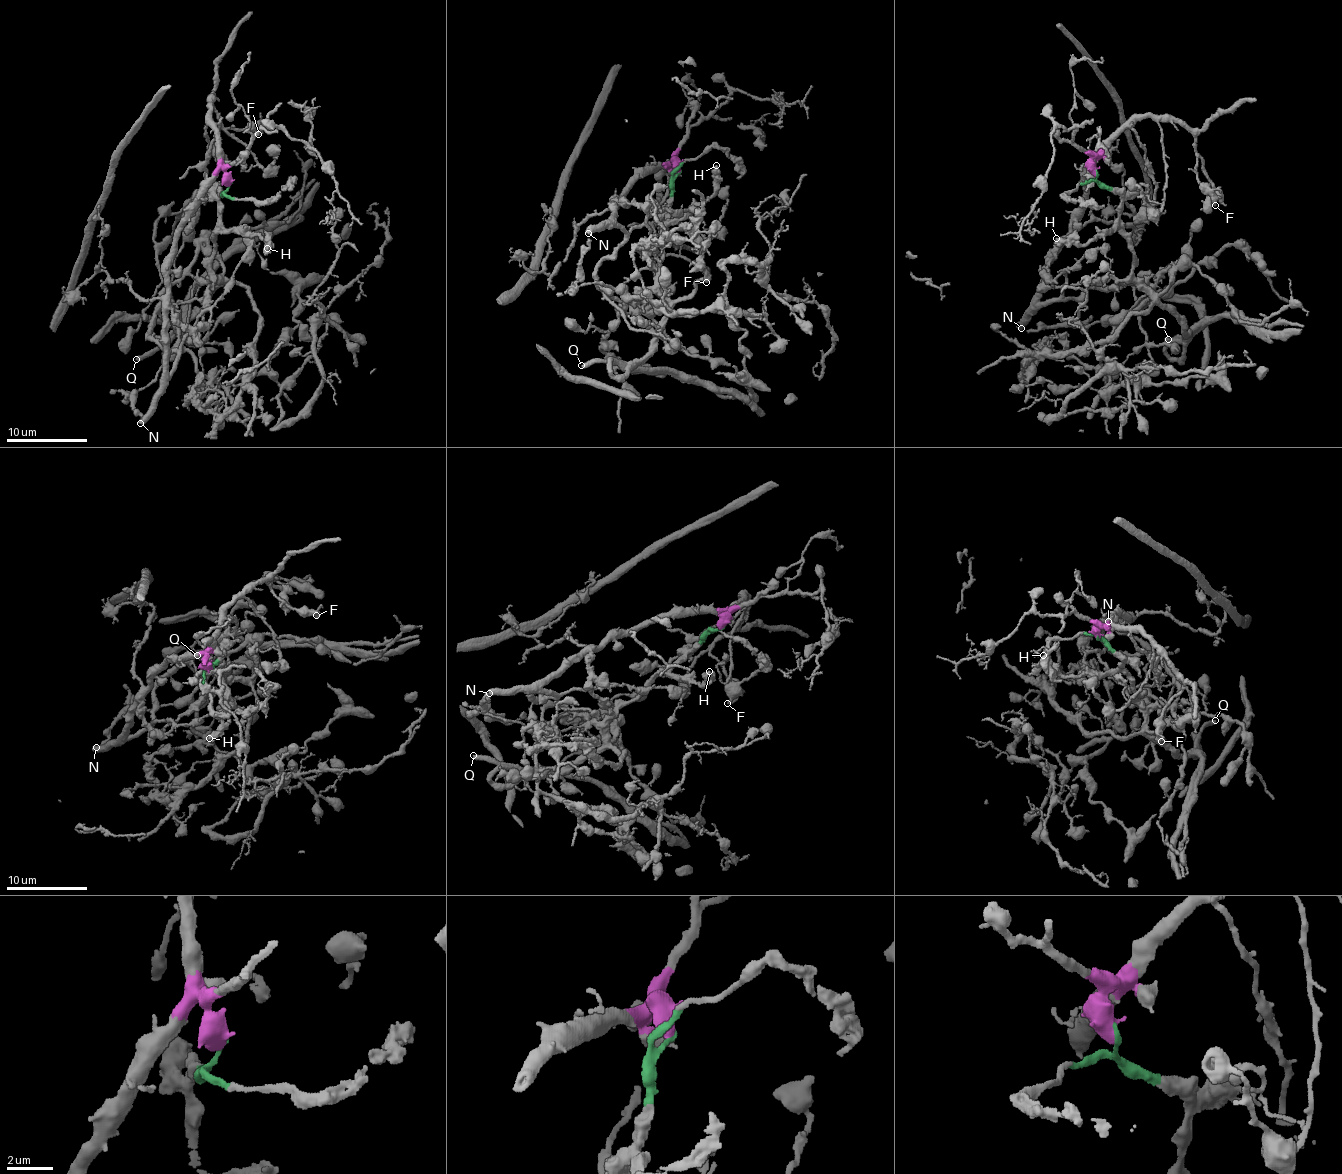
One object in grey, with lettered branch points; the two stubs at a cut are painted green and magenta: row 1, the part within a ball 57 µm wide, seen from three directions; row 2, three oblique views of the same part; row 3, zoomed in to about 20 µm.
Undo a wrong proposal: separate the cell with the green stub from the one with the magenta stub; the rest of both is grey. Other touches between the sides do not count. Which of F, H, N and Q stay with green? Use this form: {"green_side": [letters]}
{"green_side": ["H", "Q"]}

